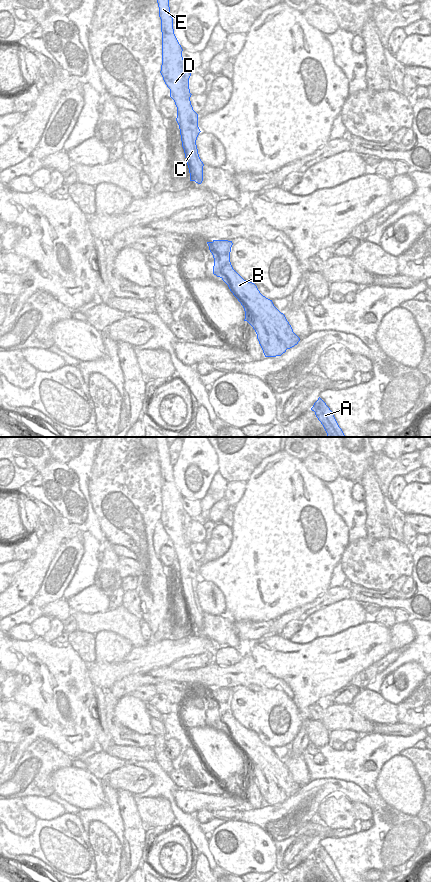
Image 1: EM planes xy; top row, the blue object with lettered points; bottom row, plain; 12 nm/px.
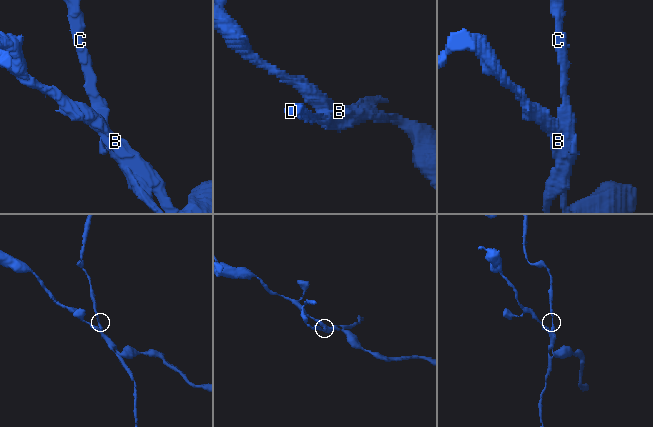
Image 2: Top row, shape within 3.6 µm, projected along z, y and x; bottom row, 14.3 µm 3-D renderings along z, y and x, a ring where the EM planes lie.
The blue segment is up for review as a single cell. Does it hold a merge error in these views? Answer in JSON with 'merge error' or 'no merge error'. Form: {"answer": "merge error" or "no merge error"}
{"answer": "merge error"}

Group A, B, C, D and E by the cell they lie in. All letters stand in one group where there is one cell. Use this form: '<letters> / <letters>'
A C D E / B

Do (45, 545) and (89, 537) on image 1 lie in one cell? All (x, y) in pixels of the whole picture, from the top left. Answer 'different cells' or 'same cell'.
different cells

